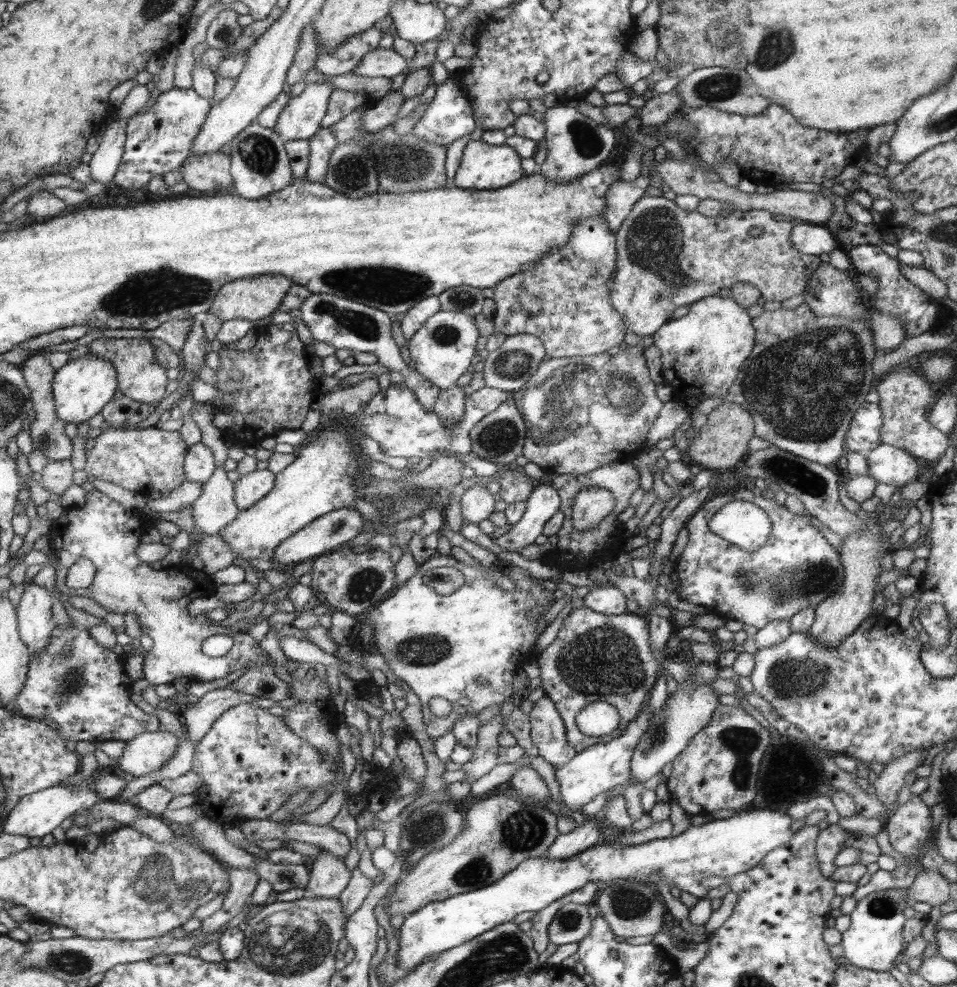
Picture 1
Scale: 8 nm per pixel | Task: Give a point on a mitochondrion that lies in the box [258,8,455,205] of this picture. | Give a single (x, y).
(402, 161)

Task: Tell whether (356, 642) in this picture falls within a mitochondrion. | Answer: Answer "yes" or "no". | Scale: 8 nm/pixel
no

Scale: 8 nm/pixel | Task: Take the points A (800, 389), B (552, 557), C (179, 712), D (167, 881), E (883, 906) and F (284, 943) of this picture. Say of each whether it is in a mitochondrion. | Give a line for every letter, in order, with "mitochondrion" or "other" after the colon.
A: mitochondrion
B: other
C: other
D: mitochondrion
E: mitochondrion
F: mitochondrion

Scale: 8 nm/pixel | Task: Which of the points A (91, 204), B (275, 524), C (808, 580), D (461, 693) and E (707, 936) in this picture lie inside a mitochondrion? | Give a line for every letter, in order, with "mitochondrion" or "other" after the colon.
A: other
B: other
C: mitochondrion
D: other
E: other

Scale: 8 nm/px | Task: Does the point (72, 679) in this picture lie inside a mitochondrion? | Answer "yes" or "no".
yes

